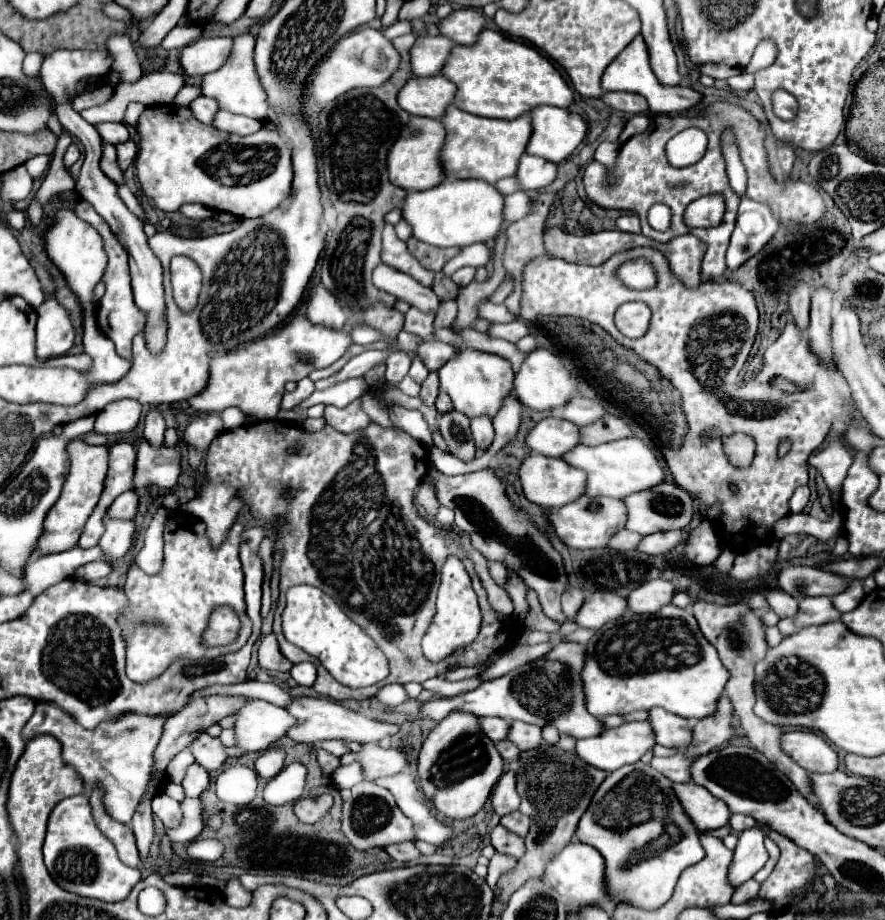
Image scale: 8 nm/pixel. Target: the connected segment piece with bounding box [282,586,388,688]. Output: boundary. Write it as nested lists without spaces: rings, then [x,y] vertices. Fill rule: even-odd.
[[[296,586],[292,592],[286,594],[286,608],[282,612],[282,632],[286,640],[290,640],[290,644],[318,658],[322,666],[332,674],[332,678],[336,678],[340,684],[362,688],[372,686],[388,676],[388,660],[386,656],[382,656],[382,650],[320,588]]]

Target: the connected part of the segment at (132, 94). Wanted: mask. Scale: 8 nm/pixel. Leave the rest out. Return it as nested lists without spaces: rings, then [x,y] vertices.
[[[148,72],[136,82],[122,82],[114,86],[114,92],[108,102],[86,108],[80,116],[90,124],[100,122],[122,122],[122,114],[126,112],[128,102],[136,100],[144,106],[154,104],[172,104],[176,92],[184,86],[182,74],[170,72]]]

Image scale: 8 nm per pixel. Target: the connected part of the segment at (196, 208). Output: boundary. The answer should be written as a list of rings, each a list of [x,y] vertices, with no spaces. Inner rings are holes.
[[[184,204],[184,206],[180,206],[180,212],[186,218],[194,218],[194,220],[206,220],[212,216],[212,210],[202,204]]]

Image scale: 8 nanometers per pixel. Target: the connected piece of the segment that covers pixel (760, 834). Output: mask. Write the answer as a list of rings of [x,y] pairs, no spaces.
[[[748,828],[740,834],[738,846],[734,850],[734,860],[730,864],[730,884],[736,888],[742,882],[750,880],[768,860],[768,852],[764,848],[764,830]]]

